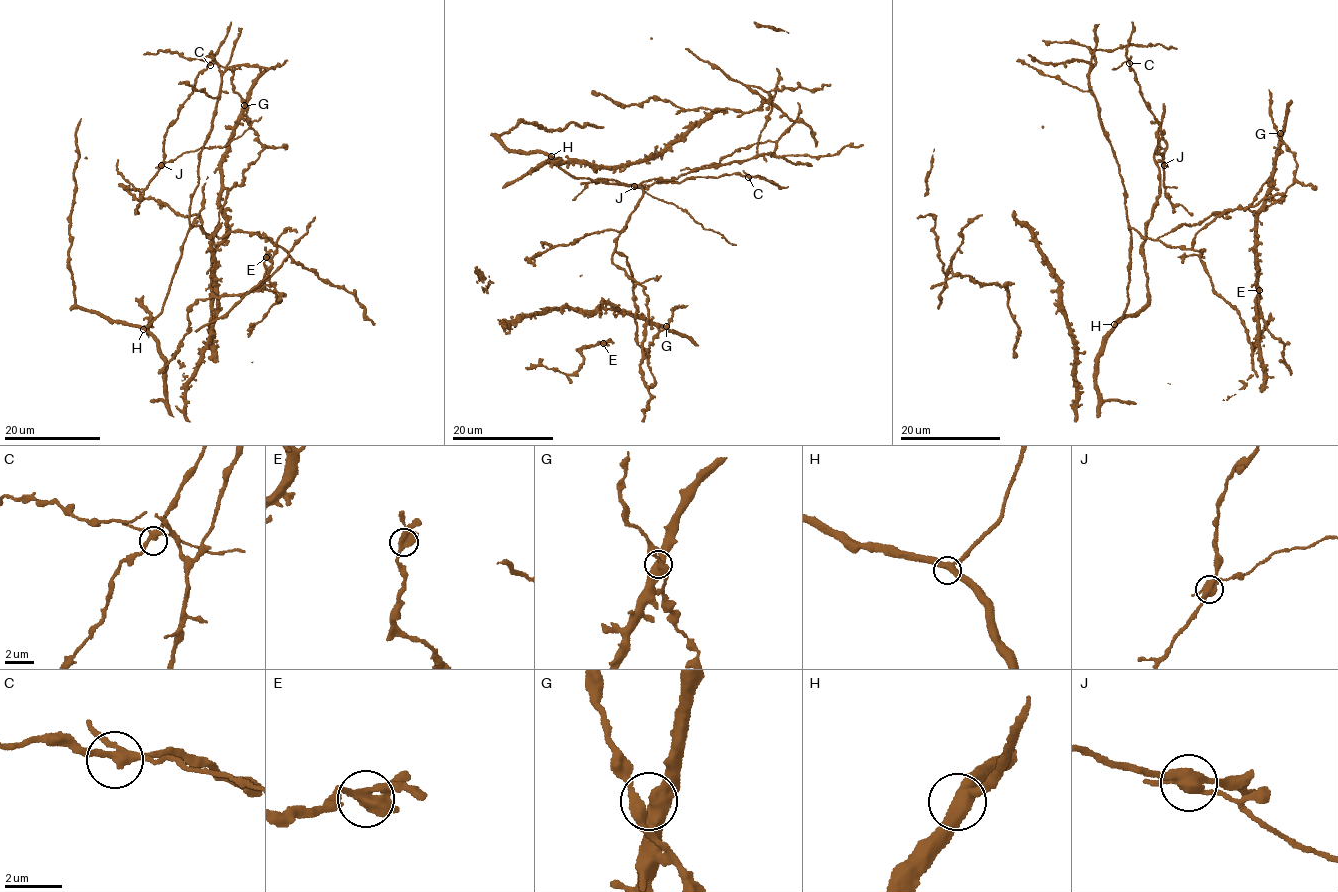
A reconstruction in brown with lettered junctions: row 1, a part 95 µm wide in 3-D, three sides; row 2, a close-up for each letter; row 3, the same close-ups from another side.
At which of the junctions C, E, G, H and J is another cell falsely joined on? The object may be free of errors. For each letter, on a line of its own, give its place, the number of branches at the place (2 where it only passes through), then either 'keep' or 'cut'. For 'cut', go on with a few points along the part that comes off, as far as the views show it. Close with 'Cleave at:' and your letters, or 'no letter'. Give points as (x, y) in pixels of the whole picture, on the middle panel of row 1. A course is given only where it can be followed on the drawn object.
C: at (748, 177); 4 branches meet; keep
E: at (603, 343); 4 branches meet; keep
G: at (666, 326); 4 branches meet; keep
H: at (551, 156); 3 branches meet; keep
J: at (634, 186); 4 branches meet; cut; foreign part runs (634, 186), (685, 210), (705, 229), (717, 231), (736, 245)
Cleave at: J

